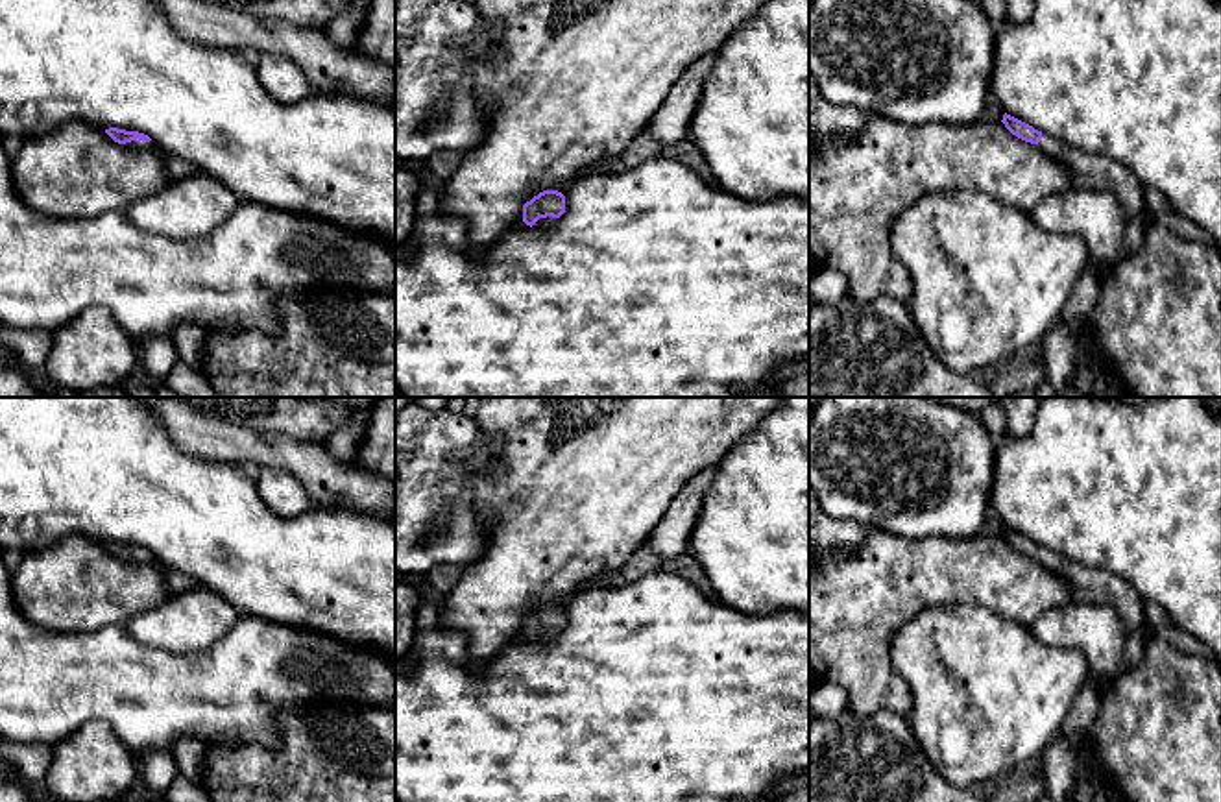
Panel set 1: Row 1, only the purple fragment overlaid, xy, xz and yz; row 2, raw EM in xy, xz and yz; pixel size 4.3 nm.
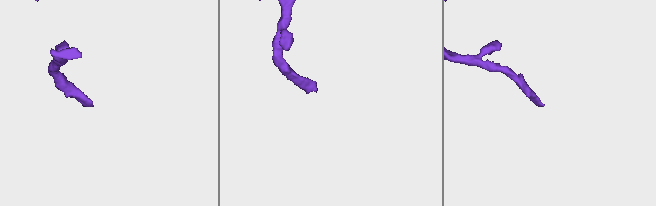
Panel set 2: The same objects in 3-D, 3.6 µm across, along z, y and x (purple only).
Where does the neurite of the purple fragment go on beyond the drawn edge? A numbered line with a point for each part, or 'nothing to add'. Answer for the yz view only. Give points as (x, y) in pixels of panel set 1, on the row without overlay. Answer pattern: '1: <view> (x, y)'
1: yz (1088, 584)

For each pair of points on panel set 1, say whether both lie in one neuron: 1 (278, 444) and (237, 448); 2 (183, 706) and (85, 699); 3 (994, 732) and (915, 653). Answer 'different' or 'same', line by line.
1: same
2: same
3: same

